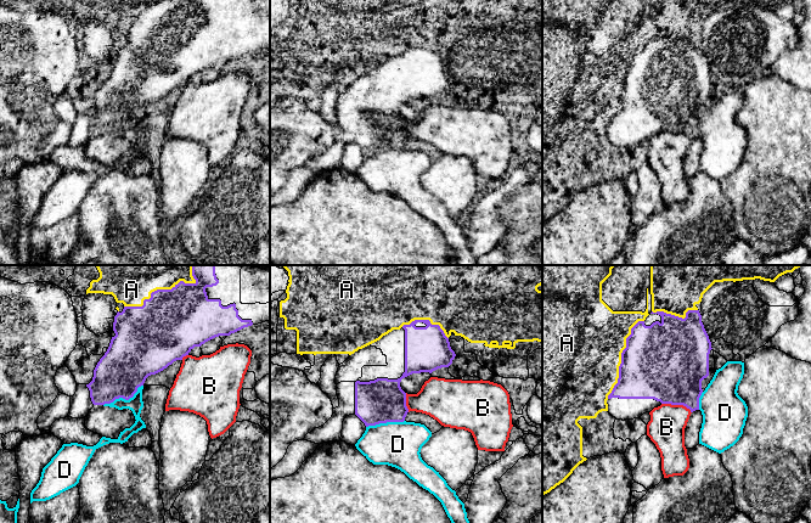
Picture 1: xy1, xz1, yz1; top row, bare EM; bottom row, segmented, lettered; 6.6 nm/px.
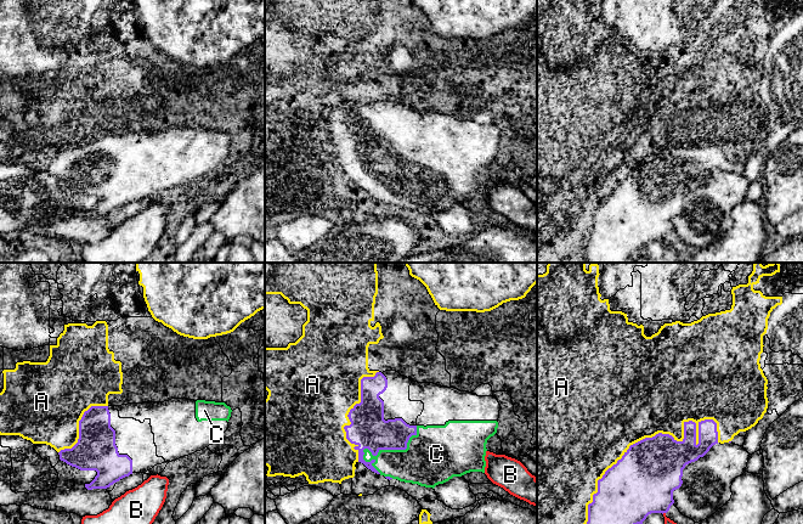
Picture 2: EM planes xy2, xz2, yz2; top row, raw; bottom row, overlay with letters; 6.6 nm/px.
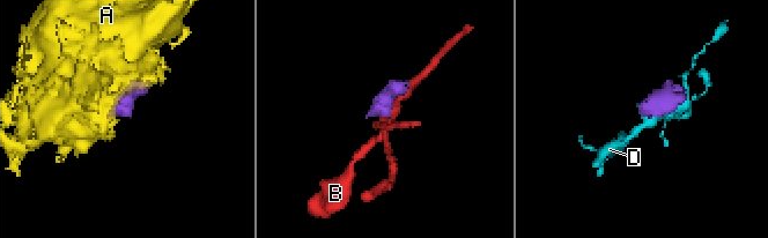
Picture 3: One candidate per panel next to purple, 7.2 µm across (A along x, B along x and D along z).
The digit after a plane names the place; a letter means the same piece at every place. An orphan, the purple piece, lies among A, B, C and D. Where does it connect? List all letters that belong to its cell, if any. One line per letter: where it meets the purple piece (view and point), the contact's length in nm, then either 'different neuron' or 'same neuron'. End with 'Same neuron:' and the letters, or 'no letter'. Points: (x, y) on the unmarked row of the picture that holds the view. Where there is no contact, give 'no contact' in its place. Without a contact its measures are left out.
A: contact yz2 (635, 170); length 1150 nm; different neuron
B: contact yz1 (677, 131); length 220 nm; different neuron
C: contact xz2 (391, 176); length 420 nm; same neuron
D: contact xy1 (124, 125); length 300 nm; different neuron
Same neuron: C

